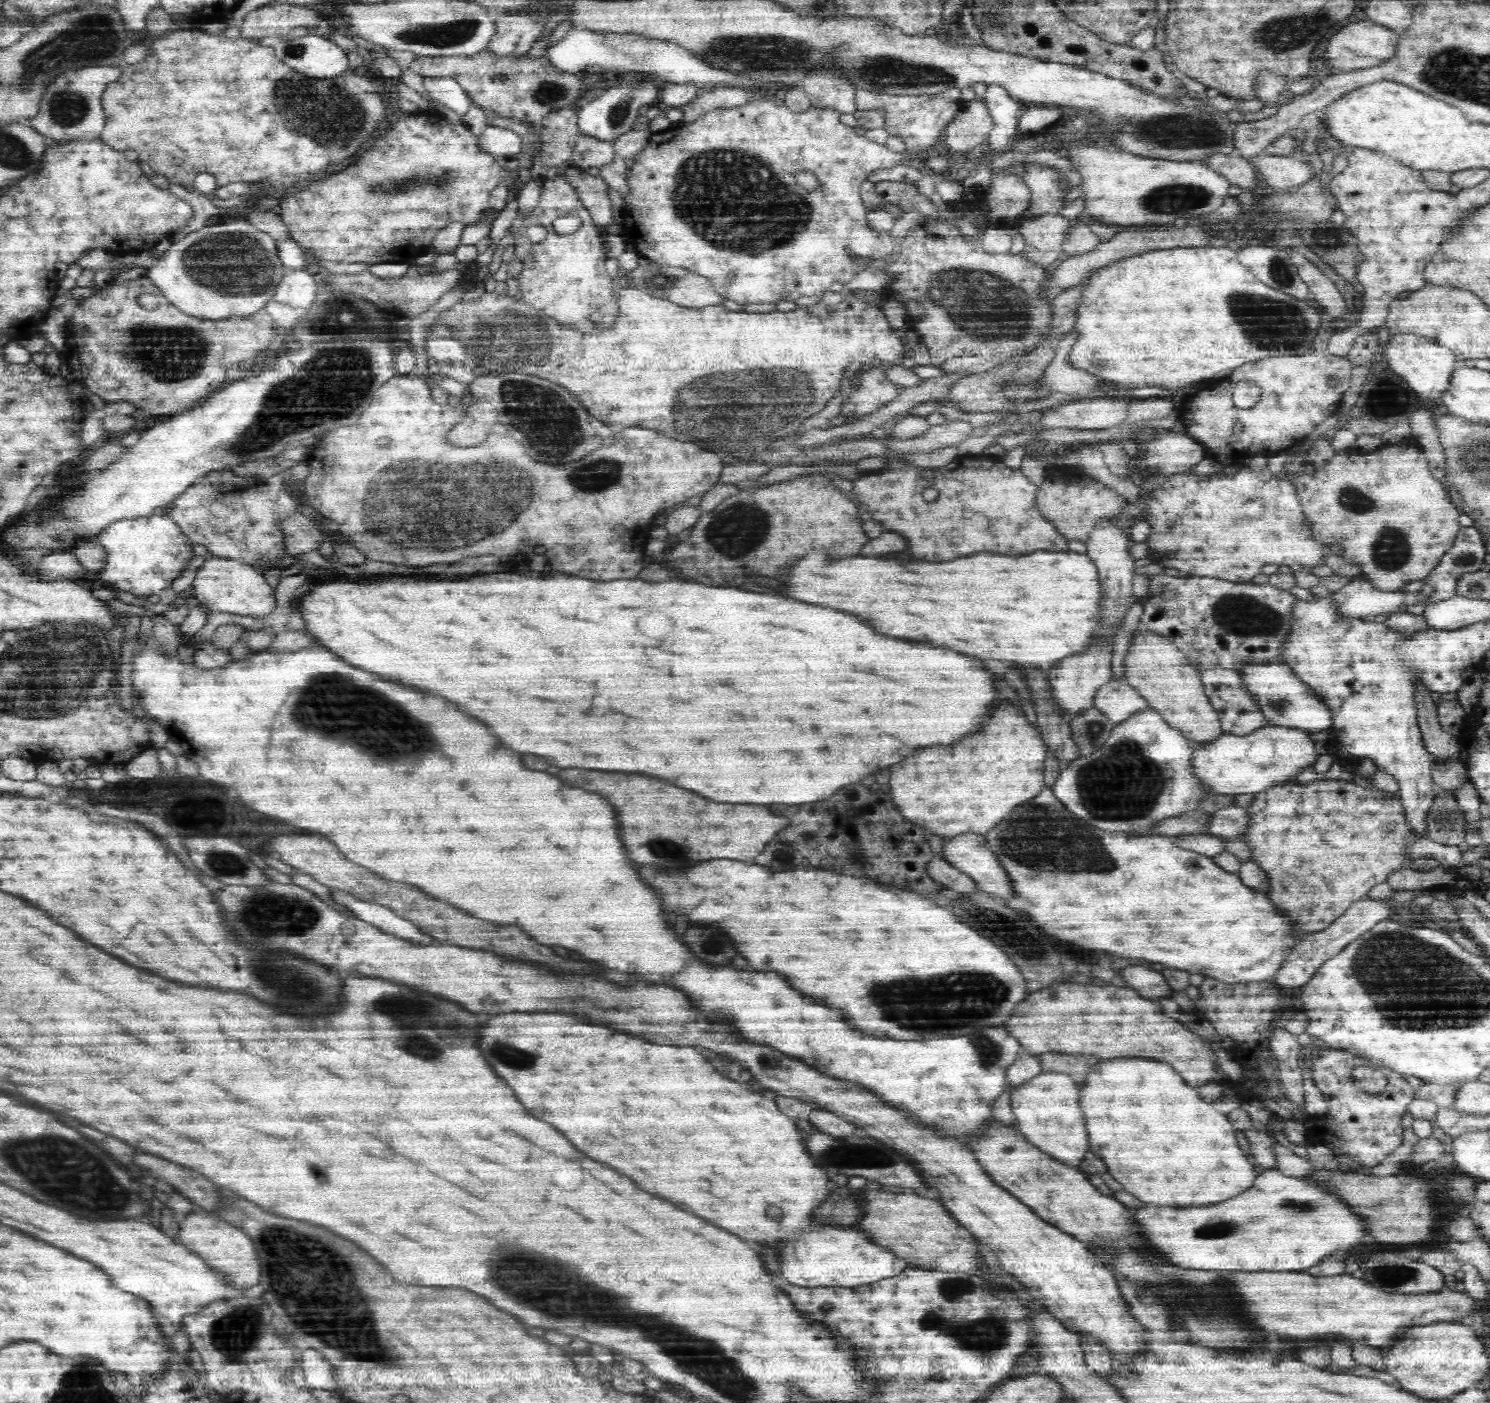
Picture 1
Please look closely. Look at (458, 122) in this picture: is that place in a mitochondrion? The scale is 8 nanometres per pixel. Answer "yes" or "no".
no

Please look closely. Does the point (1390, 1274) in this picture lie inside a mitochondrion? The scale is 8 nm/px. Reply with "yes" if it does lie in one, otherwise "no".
yes

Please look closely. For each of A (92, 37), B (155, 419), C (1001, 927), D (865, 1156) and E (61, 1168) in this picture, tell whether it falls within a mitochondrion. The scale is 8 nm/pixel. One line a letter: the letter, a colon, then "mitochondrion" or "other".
A: mitochondrion
B: other
C: mitochondrion
D: mitochondrion
E: mitochondrion

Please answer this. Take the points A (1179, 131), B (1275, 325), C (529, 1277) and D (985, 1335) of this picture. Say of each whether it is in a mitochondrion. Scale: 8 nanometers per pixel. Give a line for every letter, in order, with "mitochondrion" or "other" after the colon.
A: mitochondrion
B: mitochondrion
C: mitochondrion
D: mitochondrion

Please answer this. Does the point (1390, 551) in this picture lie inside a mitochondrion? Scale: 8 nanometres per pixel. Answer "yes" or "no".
yes

